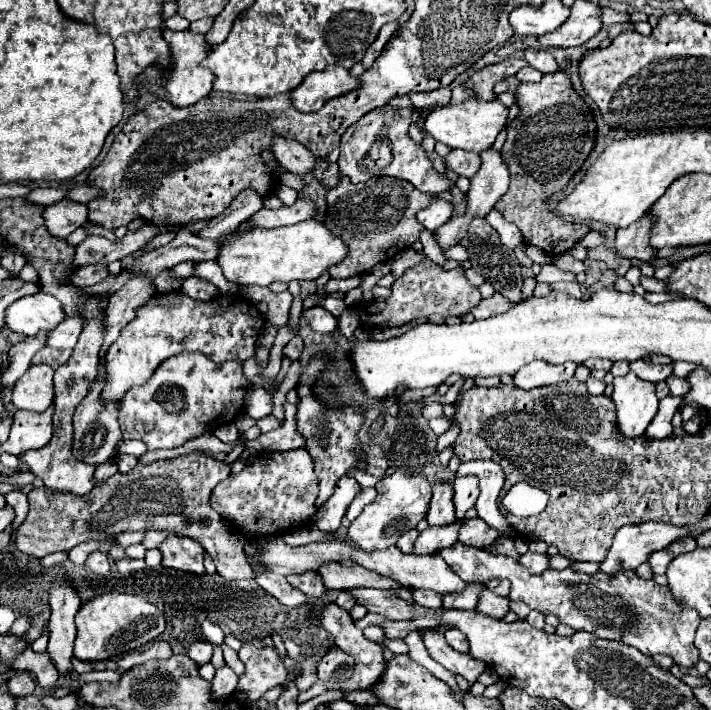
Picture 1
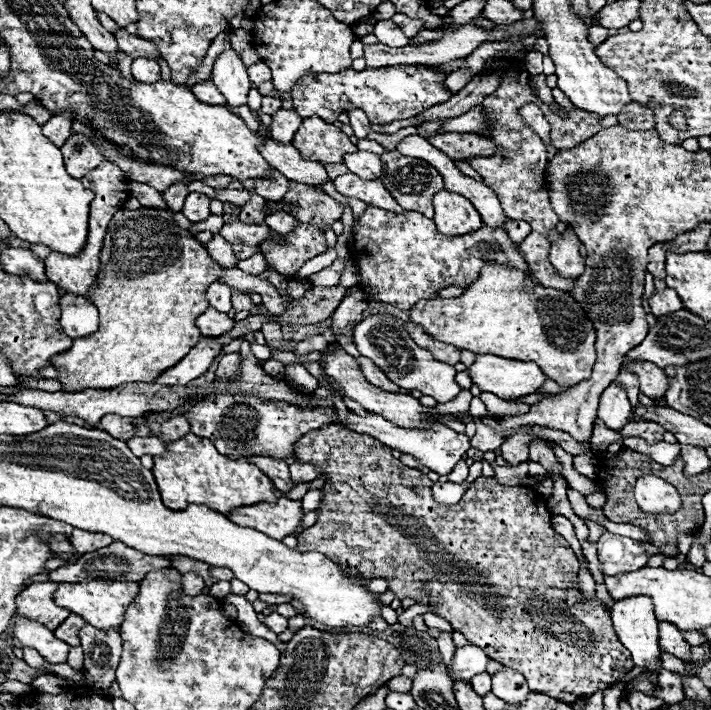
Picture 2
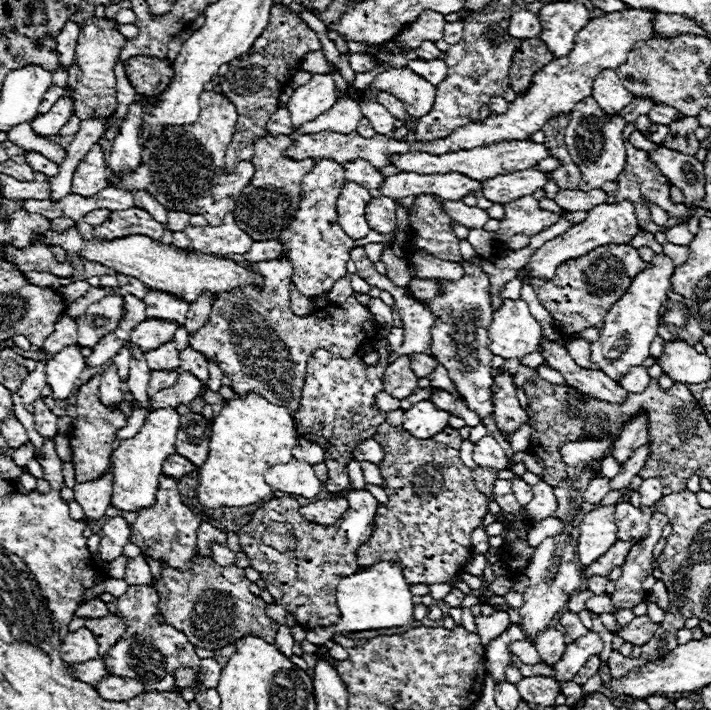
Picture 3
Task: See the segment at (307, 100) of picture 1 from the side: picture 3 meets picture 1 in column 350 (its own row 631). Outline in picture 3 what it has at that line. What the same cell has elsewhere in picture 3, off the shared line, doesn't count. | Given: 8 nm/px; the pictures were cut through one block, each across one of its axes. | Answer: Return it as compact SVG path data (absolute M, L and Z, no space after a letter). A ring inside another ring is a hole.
M80 628L80 630L72 632L72 634L68 634L62 640L60 654L70 664L80 664L80 662L86 662L86 660L100 658L98 642L96 642L94 634L90 630L86 630L86 628Z

